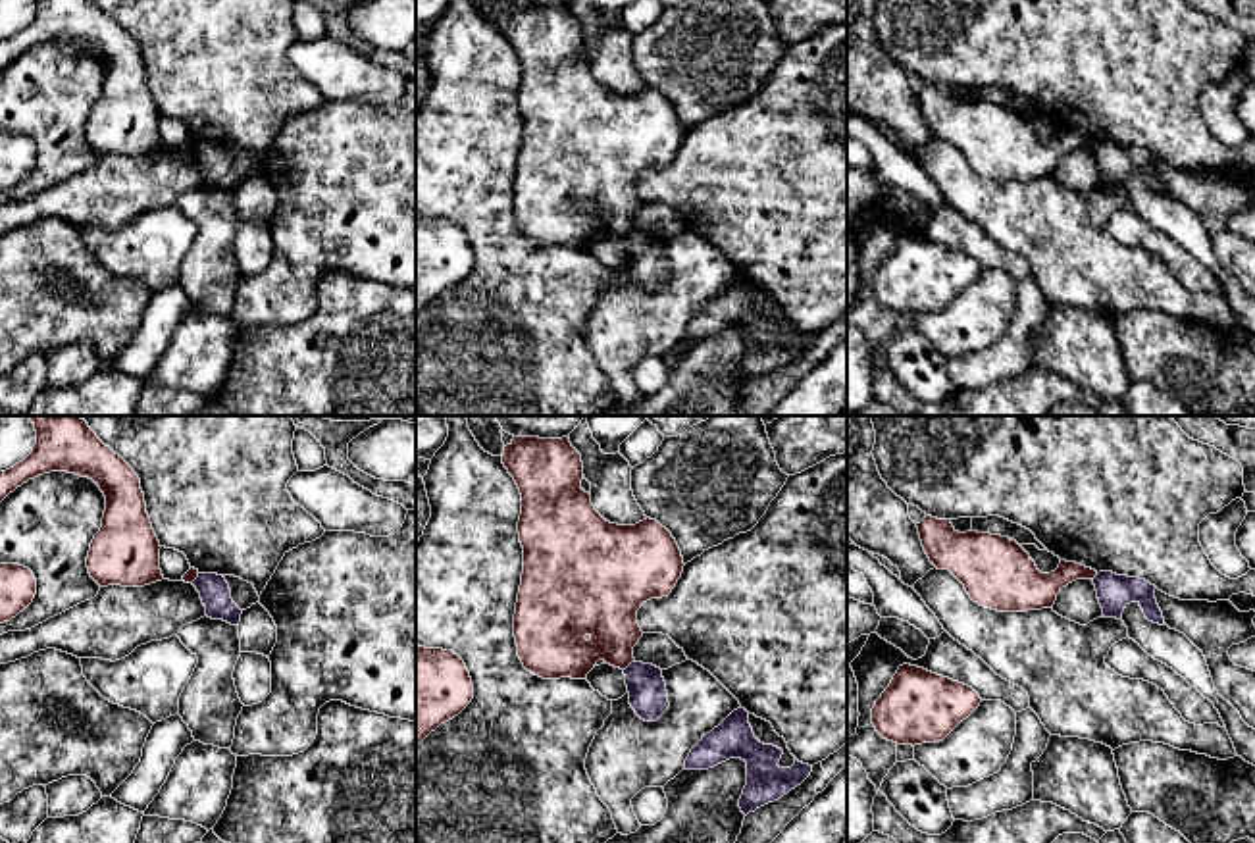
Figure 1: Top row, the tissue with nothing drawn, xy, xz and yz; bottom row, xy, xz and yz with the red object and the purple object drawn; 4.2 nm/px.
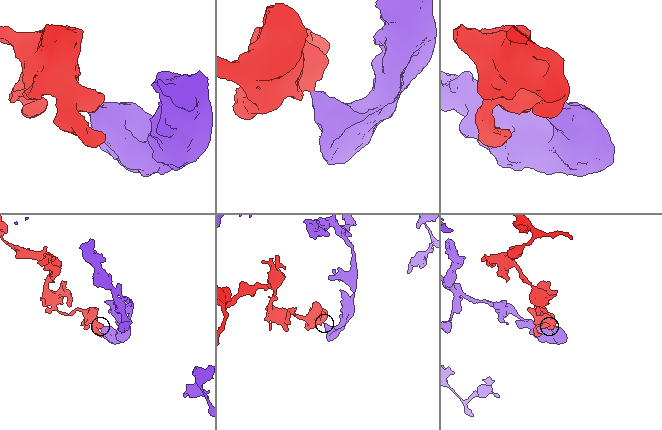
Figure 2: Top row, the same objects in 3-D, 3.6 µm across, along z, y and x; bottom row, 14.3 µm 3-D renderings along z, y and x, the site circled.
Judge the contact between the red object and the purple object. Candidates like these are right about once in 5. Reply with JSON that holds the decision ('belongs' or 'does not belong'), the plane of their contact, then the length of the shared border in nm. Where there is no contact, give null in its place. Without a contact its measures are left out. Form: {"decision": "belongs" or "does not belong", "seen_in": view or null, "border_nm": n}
{"decision": "does not belong", "seen_in": "xz", "border_nm": 60}

